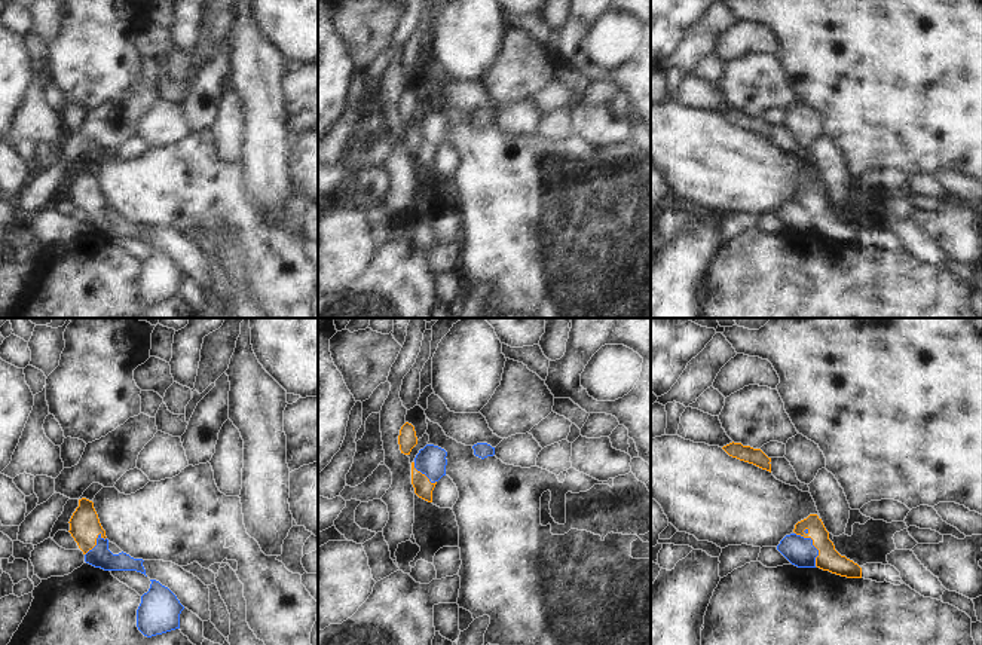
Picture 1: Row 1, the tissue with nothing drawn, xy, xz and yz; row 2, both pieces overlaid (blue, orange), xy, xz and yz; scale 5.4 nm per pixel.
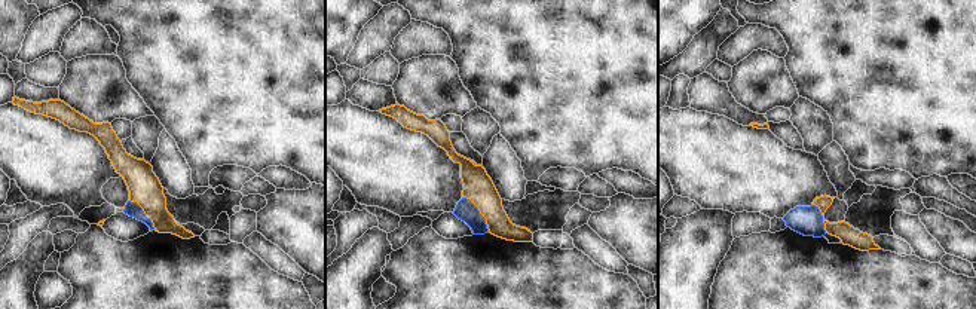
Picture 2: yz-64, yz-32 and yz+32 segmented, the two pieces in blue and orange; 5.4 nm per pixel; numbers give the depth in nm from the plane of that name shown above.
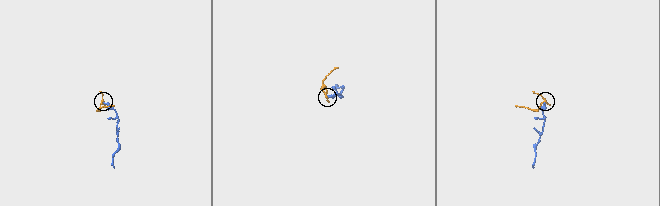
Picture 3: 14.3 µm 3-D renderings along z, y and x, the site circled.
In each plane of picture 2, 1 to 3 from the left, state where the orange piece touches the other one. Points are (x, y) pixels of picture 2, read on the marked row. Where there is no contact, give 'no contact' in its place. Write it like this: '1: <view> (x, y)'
1: yz-64 (143, 213)
2: yz-32 (479, 213)
3: yz+32 (822, 219)

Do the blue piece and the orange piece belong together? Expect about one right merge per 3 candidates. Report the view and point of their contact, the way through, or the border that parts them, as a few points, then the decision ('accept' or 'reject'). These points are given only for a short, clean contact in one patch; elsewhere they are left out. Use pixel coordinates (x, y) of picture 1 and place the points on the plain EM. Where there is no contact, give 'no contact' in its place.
contact yz (811, 211); border yz (795, 199), (811, 207), (817, 217), (816, 232); reject

